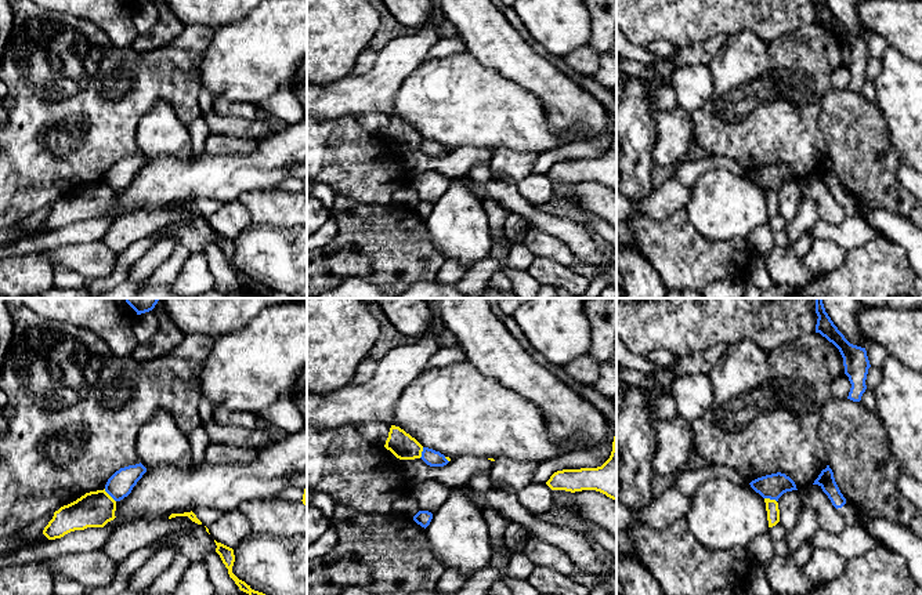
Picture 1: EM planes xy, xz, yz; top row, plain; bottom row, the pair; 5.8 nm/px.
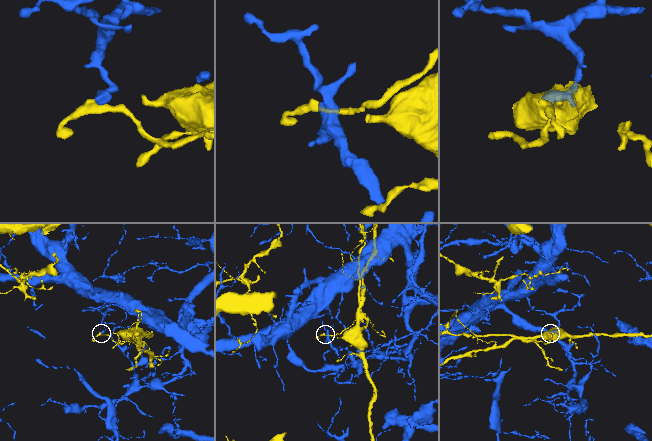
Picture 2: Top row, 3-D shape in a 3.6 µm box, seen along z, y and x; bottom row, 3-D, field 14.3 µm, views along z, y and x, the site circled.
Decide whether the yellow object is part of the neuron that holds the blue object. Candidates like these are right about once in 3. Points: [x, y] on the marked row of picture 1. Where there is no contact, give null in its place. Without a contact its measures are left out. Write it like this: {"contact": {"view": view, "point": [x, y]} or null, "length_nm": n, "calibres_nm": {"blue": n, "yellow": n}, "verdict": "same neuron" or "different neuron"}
{"contact": {"view": "xy", "point": [109, 494]}, "length_nm": 100, "calibres_nm": {"blue": 150, "yellow": 200}, "verdict": "different neuron"}

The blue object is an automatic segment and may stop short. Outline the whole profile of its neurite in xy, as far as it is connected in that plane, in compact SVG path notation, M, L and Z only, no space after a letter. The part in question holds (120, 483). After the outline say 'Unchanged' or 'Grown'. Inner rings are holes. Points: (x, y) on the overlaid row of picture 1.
M140 462L116 471L106 482L105 491L115 500L120 501L127 497L137 482L147 472L147 468Z. Unchanged

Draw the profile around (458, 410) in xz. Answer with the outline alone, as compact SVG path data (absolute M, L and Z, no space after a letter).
M467 360L423 370L402 392L388 424L399 427L423 447L440 451L451 460L495 460L507 456L542 462L582 450L587 442L585 432L576 432L561 443L553 442L546 421L534 402L506 388L498 378L485 375Z

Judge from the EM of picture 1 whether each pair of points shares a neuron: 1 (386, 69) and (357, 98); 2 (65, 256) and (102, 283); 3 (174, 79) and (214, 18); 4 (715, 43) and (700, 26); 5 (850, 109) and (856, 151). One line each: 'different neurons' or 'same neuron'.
1: same neuron
2: different neurons
3: different neurons
4: different neurons
5: same neuron

